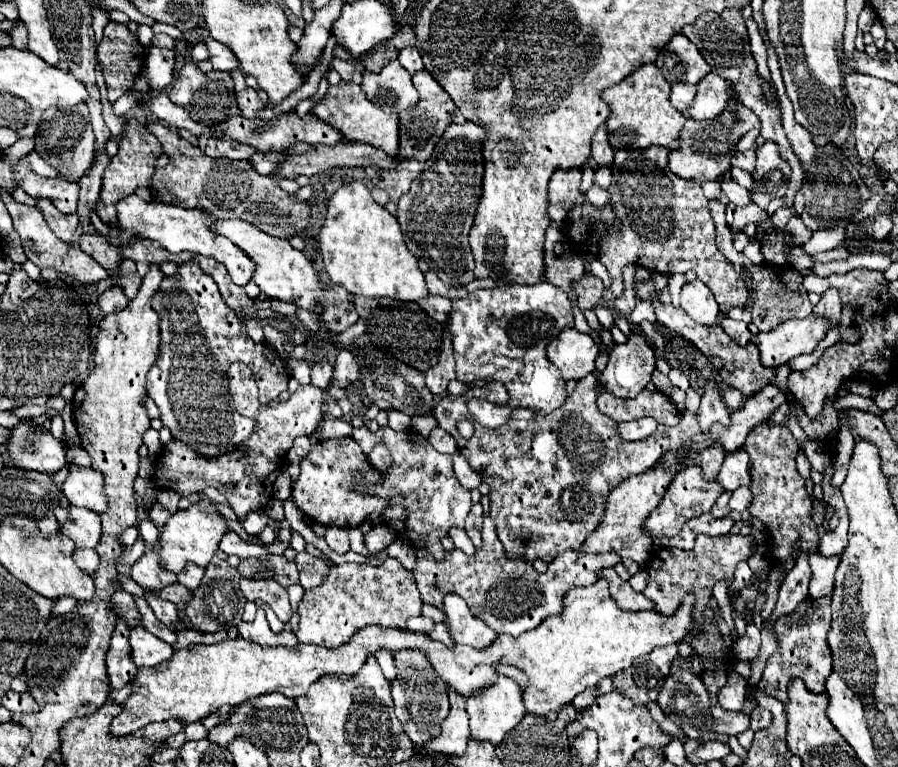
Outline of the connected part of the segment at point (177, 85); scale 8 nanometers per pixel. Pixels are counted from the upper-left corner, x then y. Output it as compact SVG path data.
M187 62L181 72L177 74L177 80L173 82L169 94L173 104L181 106L187 110L191 120L203 124L203 126L217 126L231 116L239 114L237 102L235 102L235 92L233 92L233 82L227 72L201 72L193 62Z

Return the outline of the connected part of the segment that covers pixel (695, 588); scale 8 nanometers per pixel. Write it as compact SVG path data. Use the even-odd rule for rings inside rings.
M699 534L695 540L695 548L691 552L679 550L679 548L665 548L651 554L649 560L649 584L643 590L643 594L655 604L659 612L665 616L671 616L685 594L693 592L697 596L697 604L693 610L693 624L703 618L703 612L707 608L707 602L711 598L713 586L719 580L733 580L733 572L741 560L747 560L751 556L751 546L755 544L753 536L735 536L727 534L723 538L707 538L705 534Z

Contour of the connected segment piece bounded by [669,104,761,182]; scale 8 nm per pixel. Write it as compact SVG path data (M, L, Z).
M739 104L737 116L739 116L739 122L733 120L733 112L727 110L711 122L695 122L695 120L687 118L687 122L679 134L681 146L677 150L669 152L669 170L675 176L681 176L683 180L695 180L695 182L705 182L705 180L717 182L717 180L721 180L725 170L731 168L731 156L735 152L739 138L747 130L761 126L757 116L749 108L745 108L743 104Z

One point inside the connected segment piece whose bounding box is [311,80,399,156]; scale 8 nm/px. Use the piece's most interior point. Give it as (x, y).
(344, 108)

